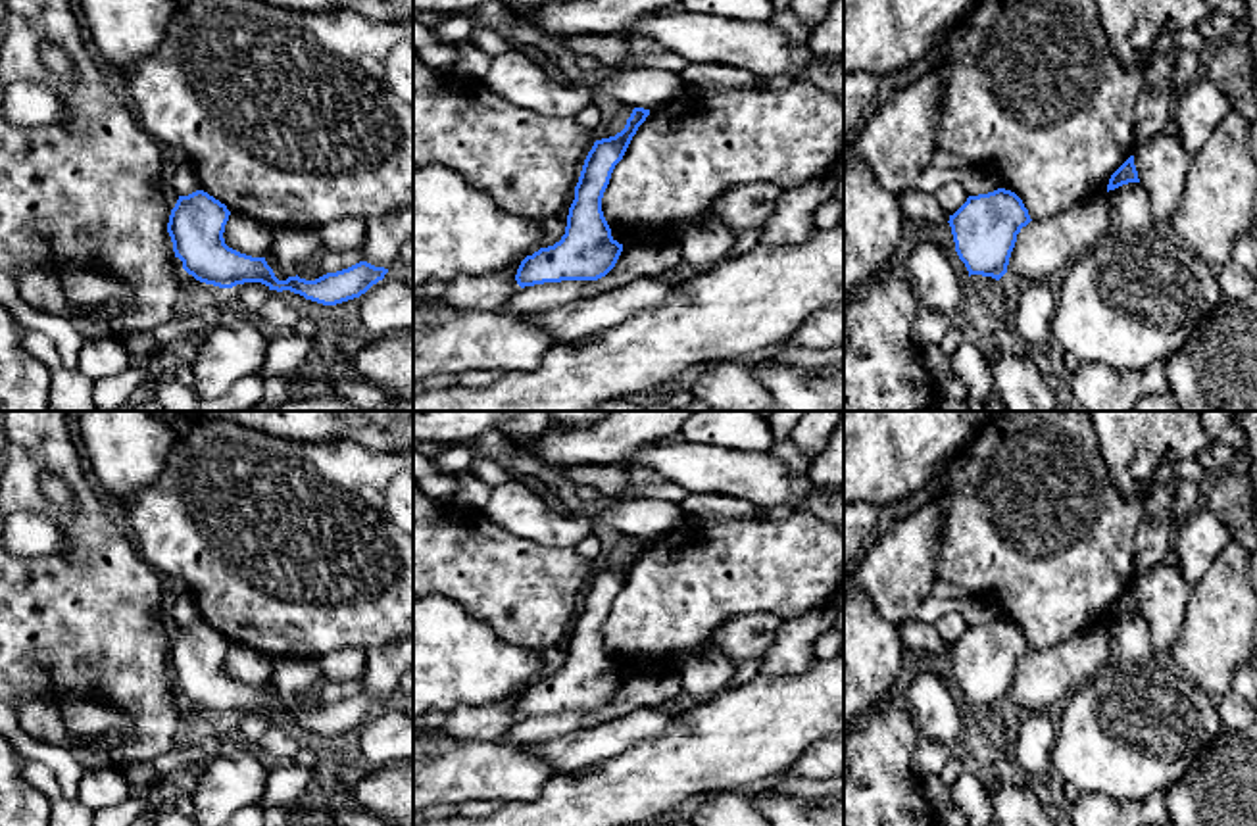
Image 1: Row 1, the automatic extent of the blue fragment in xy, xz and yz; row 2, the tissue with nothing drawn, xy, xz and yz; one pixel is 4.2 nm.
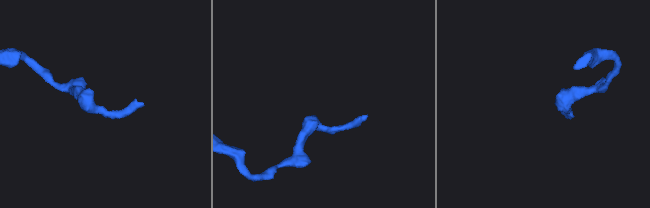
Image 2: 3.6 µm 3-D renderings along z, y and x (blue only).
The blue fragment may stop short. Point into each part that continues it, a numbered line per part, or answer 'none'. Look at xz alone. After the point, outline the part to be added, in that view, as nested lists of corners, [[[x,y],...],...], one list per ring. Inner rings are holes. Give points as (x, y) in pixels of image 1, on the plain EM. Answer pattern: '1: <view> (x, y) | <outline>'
none

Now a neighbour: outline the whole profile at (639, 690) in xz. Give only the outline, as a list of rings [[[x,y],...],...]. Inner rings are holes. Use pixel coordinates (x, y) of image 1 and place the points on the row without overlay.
[[[673,668],[663,672],[636,670],[623,676],[615,697],[605,707],[598,711],[561,711],[525,717],[505,734],[505,741],[515,745],[550,741],[638,709],[663,707],[673,703],[680,693],[680,676]]]

